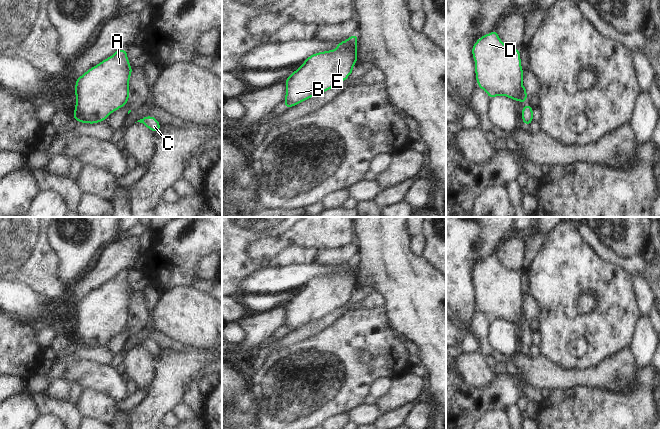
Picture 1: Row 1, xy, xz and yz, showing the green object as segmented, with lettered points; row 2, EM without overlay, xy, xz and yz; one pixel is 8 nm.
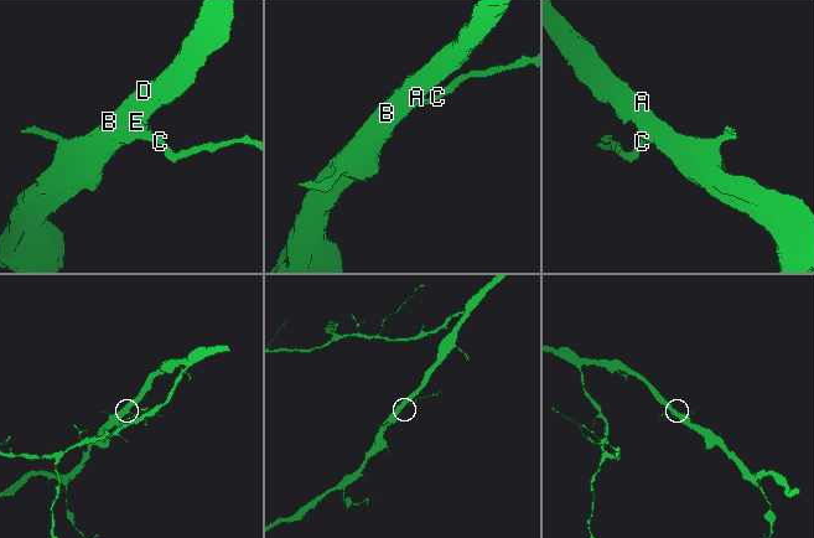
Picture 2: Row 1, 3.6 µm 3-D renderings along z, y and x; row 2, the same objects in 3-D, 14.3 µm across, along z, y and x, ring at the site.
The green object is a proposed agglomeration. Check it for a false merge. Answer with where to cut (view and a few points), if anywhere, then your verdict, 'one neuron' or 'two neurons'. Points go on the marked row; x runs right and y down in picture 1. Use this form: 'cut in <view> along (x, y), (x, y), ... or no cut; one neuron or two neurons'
cut in yz along (523, 86), (522, 93), (517, 100); two neurons

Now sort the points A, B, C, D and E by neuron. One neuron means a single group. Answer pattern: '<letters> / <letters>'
A B D E / C

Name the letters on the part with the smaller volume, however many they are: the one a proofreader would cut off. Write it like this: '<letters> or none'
C

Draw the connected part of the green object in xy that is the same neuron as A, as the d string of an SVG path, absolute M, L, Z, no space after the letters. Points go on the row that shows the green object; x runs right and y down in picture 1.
M118 49L112 56L84 72L75 82L76 104L72 117L79 124L96 124L105 121L111 113L126 106L132 71L133 68L130 66L127 57L127 50Z

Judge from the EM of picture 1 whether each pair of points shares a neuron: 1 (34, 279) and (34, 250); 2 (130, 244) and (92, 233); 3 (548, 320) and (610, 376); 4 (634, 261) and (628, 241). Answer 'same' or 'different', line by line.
1: same
2: different
3: different
4: different

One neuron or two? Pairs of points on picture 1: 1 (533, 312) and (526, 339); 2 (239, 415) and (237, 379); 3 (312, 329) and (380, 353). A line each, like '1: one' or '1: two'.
1: one
2: one
3: two

